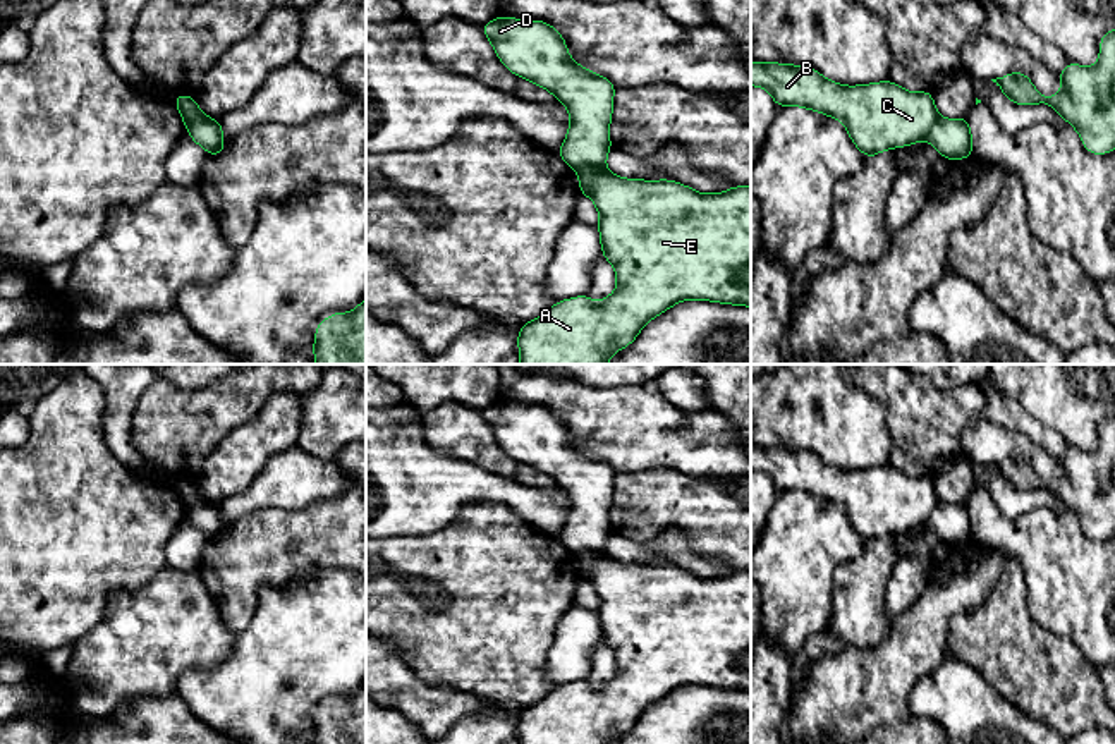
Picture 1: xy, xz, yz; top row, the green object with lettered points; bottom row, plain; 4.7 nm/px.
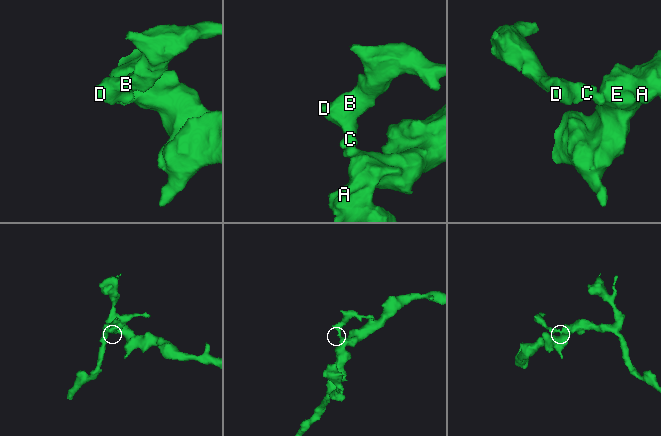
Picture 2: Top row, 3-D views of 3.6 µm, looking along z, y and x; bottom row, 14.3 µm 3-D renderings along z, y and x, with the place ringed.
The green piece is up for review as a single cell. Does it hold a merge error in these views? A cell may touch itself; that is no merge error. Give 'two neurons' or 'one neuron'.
two neurons

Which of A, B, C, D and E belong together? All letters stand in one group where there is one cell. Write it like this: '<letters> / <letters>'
A E / B C D

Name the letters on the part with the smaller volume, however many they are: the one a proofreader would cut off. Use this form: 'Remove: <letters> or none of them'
Remove: B, C, D

